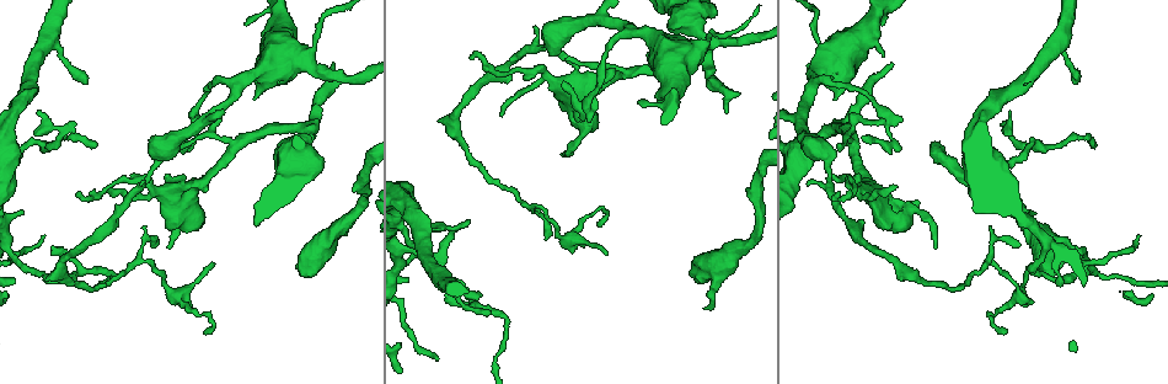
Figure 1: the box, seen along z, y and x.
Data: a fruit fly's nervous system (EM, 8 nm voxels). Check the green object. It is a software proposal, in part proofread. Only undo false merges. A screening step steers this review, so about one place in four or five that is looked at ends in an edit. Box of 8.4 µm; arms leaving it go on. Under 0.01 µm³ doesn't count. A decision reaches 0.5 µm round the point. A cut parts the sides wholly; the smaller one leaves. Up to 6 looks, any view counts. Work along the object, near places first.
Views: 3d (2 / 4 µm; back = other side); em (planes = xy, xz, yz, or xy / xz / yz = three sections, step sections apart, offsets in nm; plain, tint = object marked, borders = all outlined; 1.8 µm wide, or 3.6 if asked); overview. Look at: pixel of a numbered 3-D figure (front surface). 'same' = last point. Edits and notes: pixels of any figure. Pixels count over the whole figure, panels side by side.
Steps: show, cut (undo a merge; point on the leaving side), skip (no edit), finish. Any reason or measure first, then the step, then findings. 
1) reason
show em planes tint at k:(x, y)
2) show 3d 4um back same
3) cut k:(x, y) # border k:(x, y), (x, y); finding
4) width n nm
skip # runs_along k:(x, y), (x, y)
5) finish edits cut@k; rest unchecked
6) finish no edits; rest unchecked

sharp bend
show 3d 2um at 1:(177, 293)

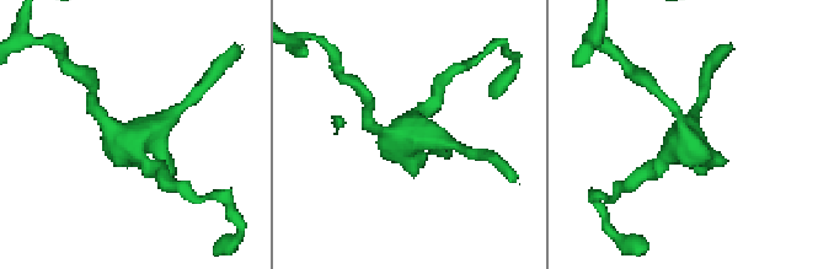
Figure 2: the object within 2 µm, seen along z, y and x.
show em yz step 4 tint at 2:(131, 140)

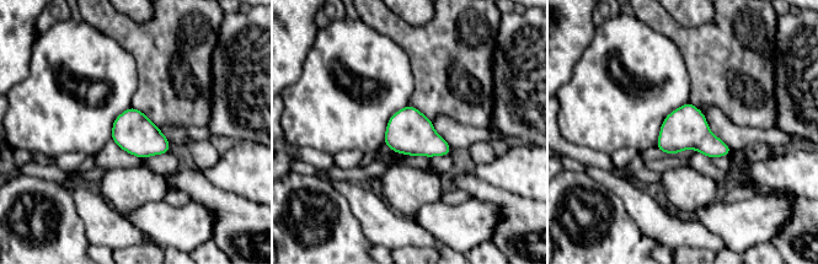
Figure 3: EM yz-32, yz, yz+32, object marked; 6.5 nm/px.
show em planes tint same

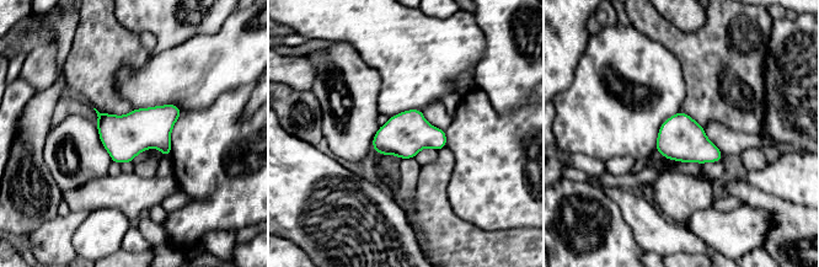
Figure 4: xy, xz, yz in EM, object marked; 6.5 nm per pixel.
width 280 nm
skip # continuous, no second cell

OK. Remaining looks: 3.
abrupt turn
show 3d 4um back at 1:(890, 121)

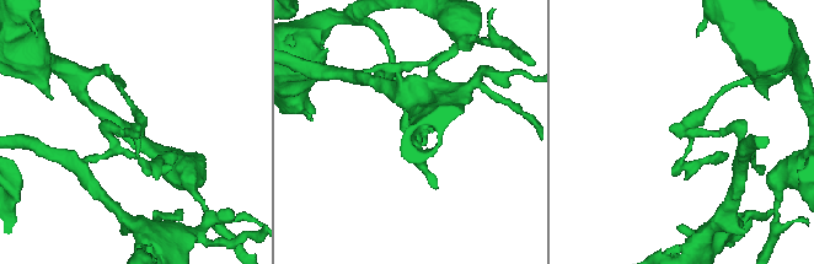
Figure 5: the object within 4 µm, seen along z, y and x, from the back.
arms 3
show em planes tint at 5:(688, 132)

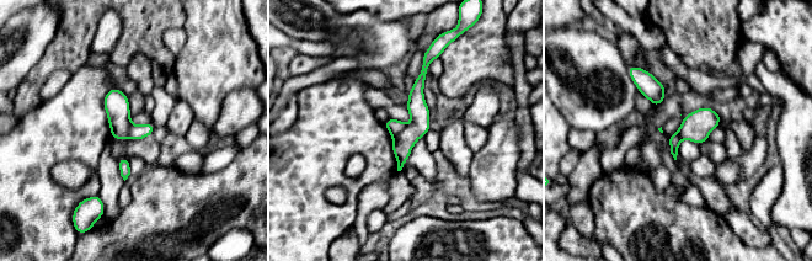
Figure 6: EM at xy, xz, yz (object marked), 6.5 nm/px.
width 160 nm
cut 6:(402, 143) # border 6:(406, 126), (393, 137); a second cell is stuck on

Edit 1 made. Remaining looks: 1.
closes a loop
show em 3.6um planes tint at 1:(676, 71)

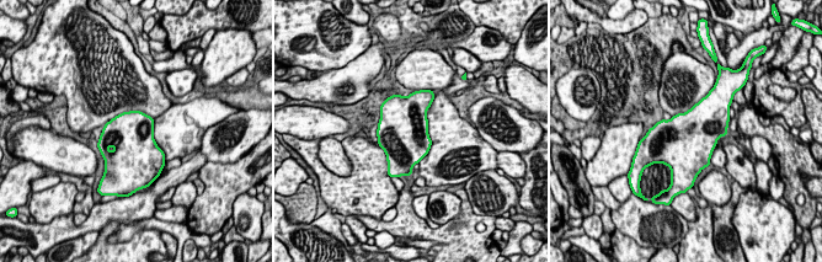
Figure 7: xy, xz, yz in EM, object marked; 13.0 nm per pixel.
skip # one cell here

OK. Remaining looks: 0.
finish edits cut@6; rest unchecked

